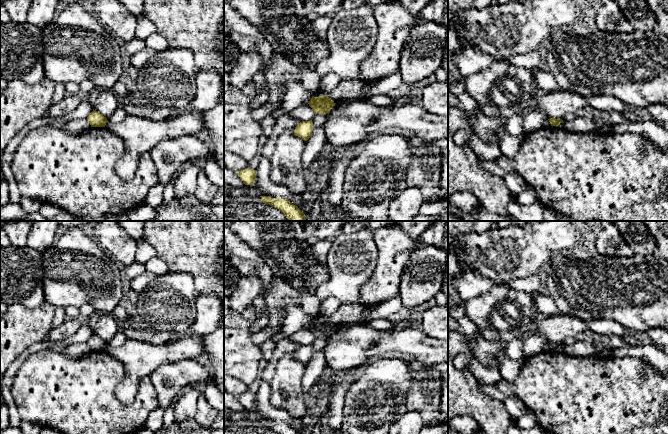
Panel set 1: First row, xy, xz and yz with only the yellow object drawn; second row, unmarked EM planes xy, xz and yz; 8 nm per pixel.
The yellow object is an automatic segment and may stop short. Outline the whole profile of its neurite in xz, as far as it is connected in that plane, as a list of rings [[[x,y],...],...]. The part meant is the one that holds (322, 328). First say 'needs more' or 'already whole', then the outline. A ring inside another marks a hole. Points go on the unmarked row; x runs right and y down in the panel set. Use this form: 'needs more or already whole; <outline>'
already whole; [[[328,320],[312,321],[308,328],[315,338],[329,338],[335,329],[334,325]]]

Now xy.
already whole; [[[93,333],[93,335],[87,341],[88,346],[91,351],[105,351],[108,346],[107,342],[102,338]]]

